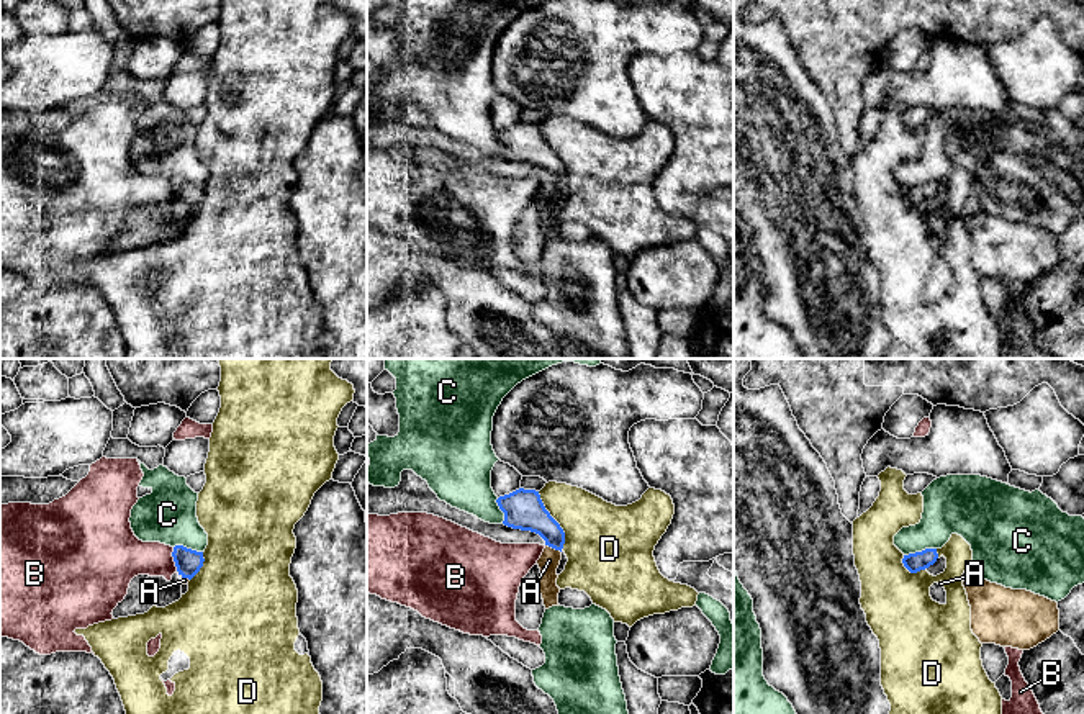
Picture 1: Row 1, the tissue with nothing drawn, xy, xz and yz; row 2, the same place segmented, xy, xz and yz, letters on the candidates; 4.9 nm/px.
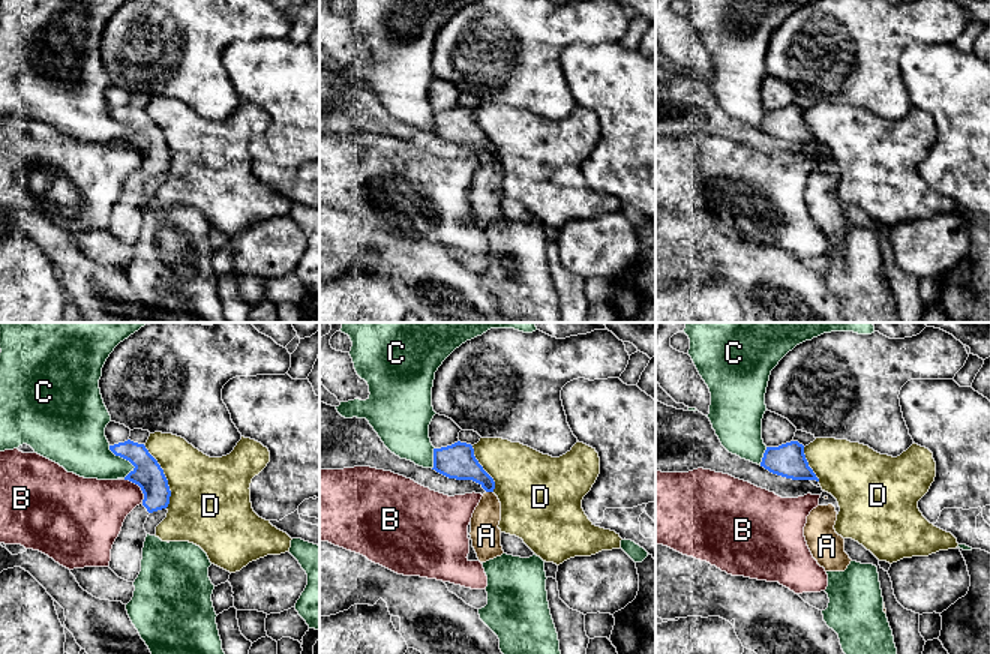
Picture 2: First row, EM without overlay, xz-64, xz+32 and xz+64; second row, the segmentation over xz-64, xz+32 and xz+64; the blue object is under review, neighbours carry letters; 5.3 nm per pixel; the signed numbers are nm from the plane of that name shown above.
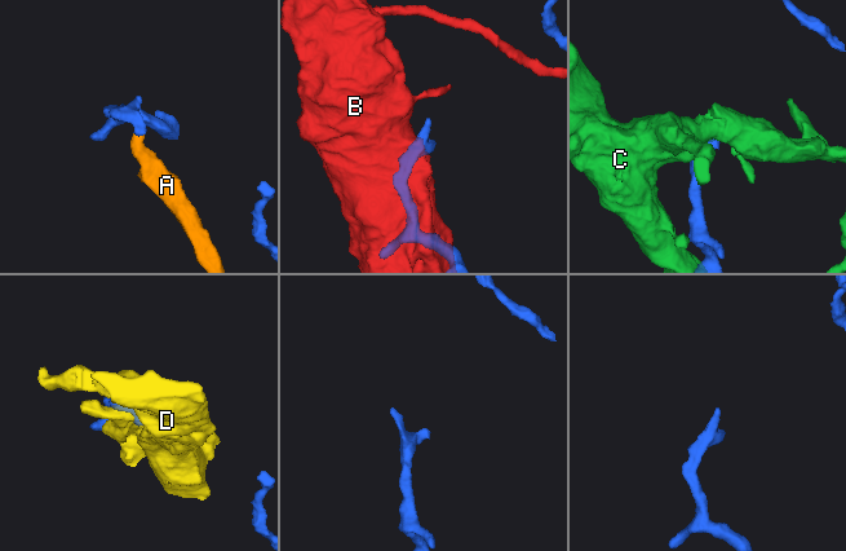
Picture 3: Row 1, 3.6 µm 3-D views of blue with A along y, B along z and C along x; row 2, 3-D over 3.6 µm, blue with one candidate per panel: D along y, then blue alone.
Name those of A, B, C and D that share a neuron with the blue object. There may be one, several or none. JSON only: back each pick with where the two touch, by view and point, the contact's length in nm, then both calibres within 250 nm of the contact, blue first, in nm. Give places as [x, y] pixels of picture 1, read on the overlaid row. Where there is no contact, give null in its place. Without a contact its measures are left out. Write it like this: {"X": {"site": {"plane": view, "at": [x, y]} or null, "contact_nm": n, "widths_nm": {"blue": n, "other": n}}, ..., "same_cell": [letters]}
{"same_cell": []}

